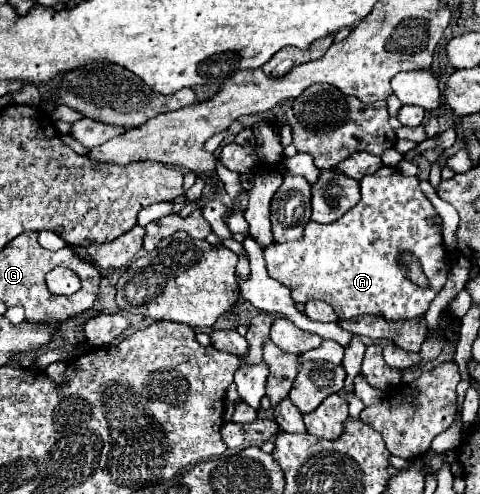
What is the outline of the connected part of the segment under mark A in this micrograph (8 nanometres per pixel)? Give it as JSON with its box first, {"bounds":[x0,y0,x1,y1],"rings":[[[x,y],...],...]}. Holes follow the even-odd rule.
{"bounds":[264,167,450,321],"rings":[[[382,167],[382,169],[378,169],[376,173],[366,175],[366,177],[360,181],[360,189],[362,189],[362,199],[360,199],[360,203],[354,205],[350,211],[346,211],[346,215],[342,215],[338,221],[328,223],[328,225],[318,225],[318,223],[310,221],[310,223],[306,225],[306,229],[304,229],[304,239],[302,239],[302,241],[294,241],[294,243],[272,243],[270,247],[266,247],[266,249],[264,249],[264,259],[266,259],[268,273],[270,273],[270,277],[278,279],[282,285],[290,287],[292,299],[294,299],[296,303],[308,303],[308,301],[312,301],[312,299],[326,301],[328,305],[332,305],[332,309],[336,311],[338,319],[352,319],[352,317],[356,317],[356,315],[366,315],[366,313],[384,315],[386,319],[394,319],[394,321],[396,321],[396,319],[412,319],[412,317],[418,317],[418,315],[426,313],[430,301],[432,301],[432,299],[436,297],[436,293],[444,287],[446,275],[448,275],[448,269],[450,269],[450,259],[448,259],[448,255],[446,255],[446,249],[442,247],[440,229],[428,221],[432,215],[436,215],[436,209],[432,207],[430,199],[428,199],[428,197],[422,193],[422,189],[418,187],[418,177],[404,177],[396,167]],[[404,253],[408,253],[408,255],[412,255],[412,257],[416,257],[416,259],[420,261],[422,271],[424,271],[424,275],[426,275],[428,281],[430,281],[428,287],[418,287],[418,285],[414,285],[414,283],[408,279],[408,267],[402,265],[402,261],[400,261]]]}

